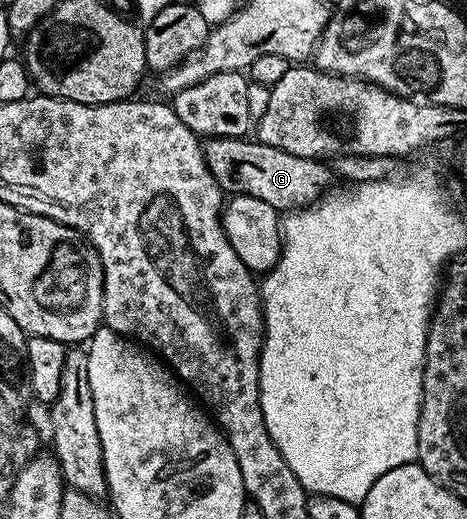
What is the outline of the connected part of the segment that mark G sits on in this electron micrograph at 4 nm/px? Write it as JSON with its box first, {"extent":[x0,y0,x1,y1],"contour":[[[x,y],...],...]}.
{"extent":[203,137,335,211],"contour":[[[211,137],[204,142],[203,148],[207,167],[219,183],[221,190],[229,195],[251,195],[255,199],[263,199],[263,203],[271,203],[271,207],[275,207],[278,211],[296,211],[314,204],[318,200],[319,194],[328,190],[334,184],[332,181],[335,181],[332,168],[324,160],[291,155],[291,151],[271,147],[256,139]]]}

